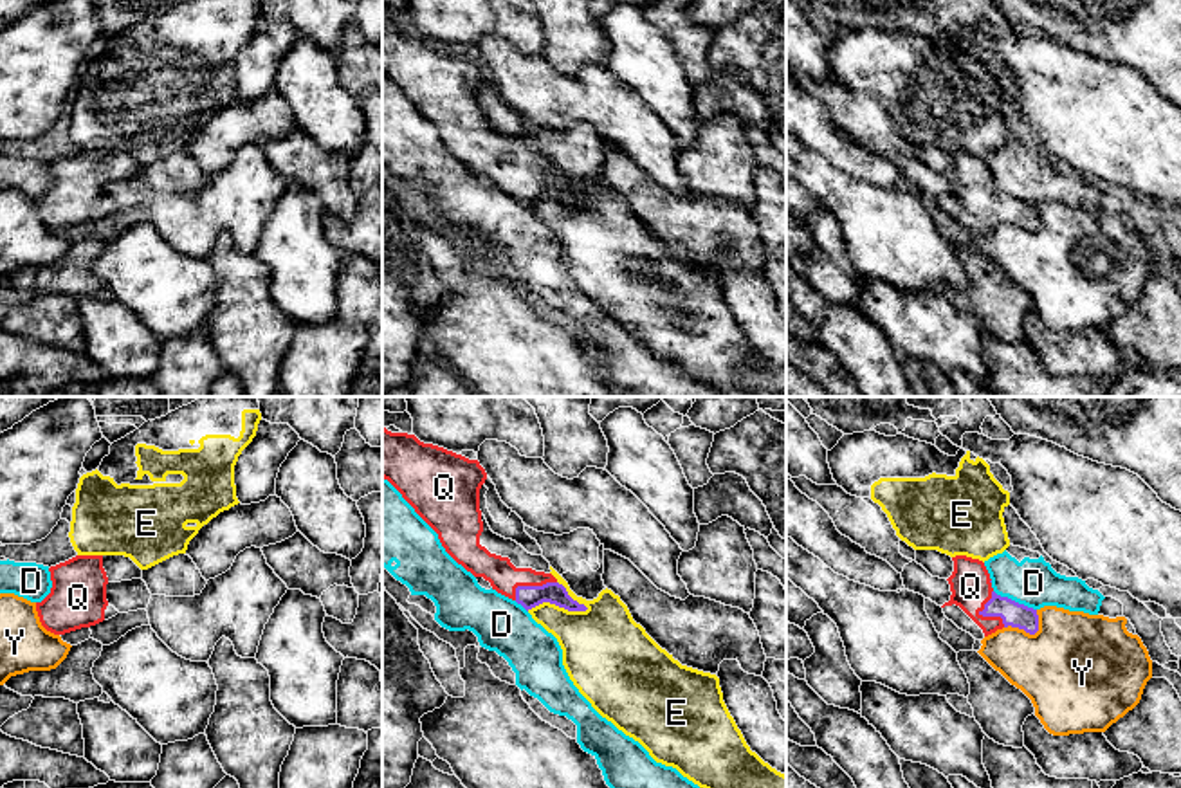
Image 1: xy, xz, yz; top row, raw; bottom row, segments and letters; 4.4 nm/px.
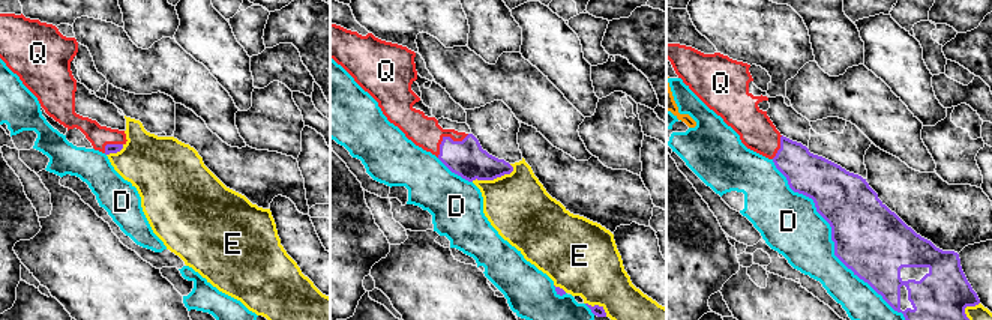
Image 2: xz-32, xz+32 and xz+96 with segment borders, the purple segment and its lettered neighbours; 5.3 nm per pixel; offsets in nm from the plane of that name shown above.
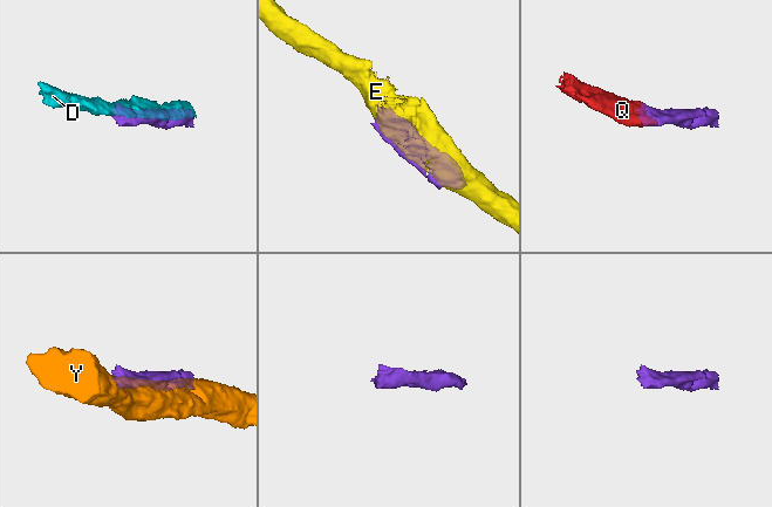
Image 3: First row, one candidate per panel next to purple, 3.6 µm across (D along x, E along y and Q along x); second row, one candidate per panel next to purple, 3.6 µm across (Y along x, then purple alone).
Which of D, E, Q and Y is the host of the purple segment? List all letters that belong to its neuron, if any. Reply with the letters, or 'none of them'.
Q

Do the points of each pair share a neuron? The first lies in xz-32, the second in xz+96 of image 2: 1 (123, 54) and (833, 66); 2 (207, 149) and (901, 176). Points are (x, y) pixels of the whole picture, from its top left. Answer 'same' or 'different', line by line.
1: different
2: same

